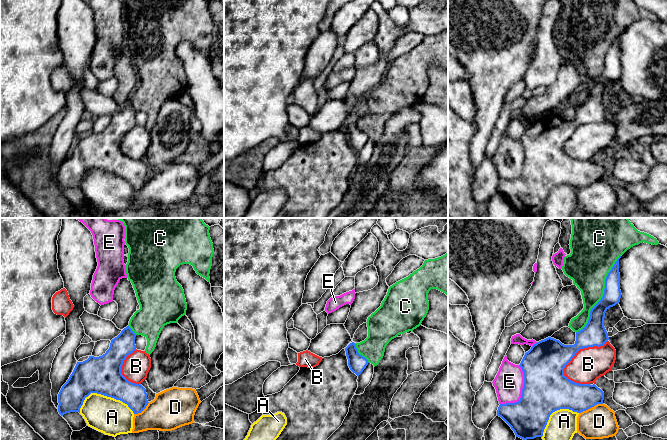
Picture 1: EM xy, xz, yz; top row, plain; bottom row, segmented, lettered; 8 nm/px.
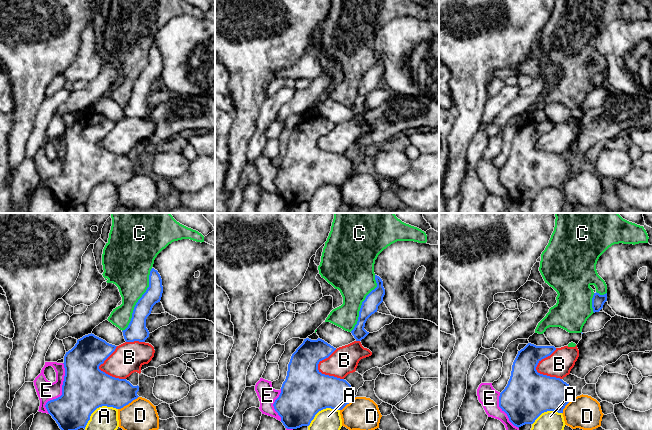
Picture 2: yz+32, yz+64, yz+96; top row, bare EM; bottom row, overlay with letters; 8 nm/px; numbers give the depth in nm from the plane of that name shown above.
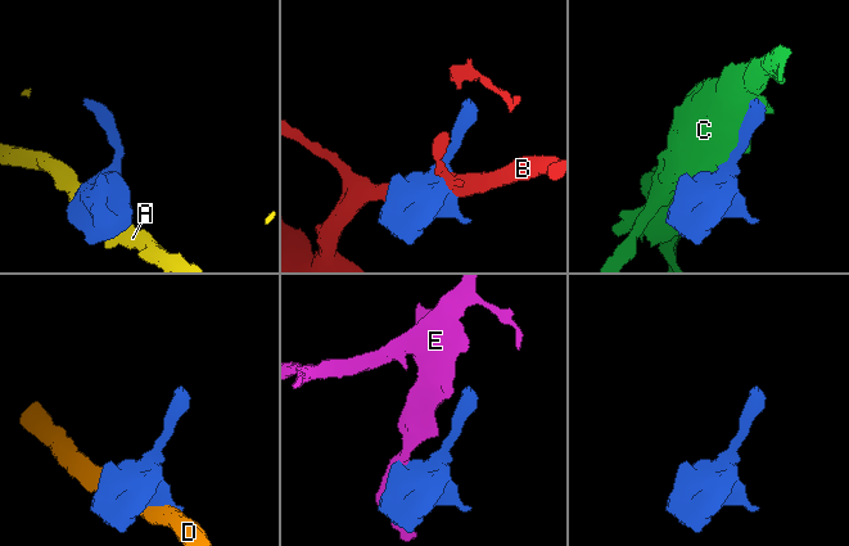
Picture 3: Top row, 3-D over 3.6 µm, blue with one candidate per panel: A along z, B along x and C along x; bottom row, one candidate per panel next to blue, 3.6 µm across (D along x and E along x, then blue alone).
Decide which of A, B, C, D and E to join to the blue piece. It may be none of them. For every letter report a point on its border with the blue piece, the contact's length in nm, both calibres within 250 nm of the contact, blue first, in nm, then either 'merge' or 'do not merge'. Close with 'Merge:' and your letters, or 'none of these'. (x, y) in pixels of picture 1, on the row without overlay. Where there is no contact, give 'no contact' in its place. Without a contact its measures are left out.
A: xy (105, 171) | 440 nm | 300/300 nm | do not merge
B: yz (580, 124) | 460 nm | 280/260 nm | do not merge
C: yz (603, 71) | 700 nm | 140/320 nm | do not merge
D: yz (590, 183) | 200 nm | 240/260 nm | do not merge
E: yz (522, 168) | 360 nm | 360/240 nm | do not merge
Merge: none of these

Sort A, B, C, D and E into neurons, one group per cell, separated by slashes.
A / B / C / D / E

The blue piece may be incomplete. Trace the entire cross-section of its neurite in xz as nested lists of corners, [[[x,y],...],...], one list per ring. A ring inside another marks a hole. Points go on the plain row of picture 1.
[[[354,118],[350,119],[346,124],[346,132],[350,146],[359,152],[368,141],[368,136],[358,129]]]

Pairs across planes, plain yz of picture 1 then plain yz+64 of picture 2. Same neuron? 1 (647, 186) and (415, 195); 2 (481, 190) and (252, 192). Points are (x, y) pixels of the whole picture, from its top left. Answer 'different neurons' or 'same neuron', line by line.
1: different neurons
2: different neurons

